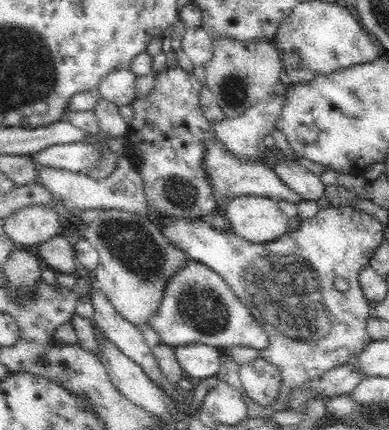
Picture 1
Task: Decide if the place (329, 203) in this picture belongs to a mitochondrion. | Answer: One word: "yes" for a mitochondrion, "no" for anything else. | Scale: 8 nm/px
no

